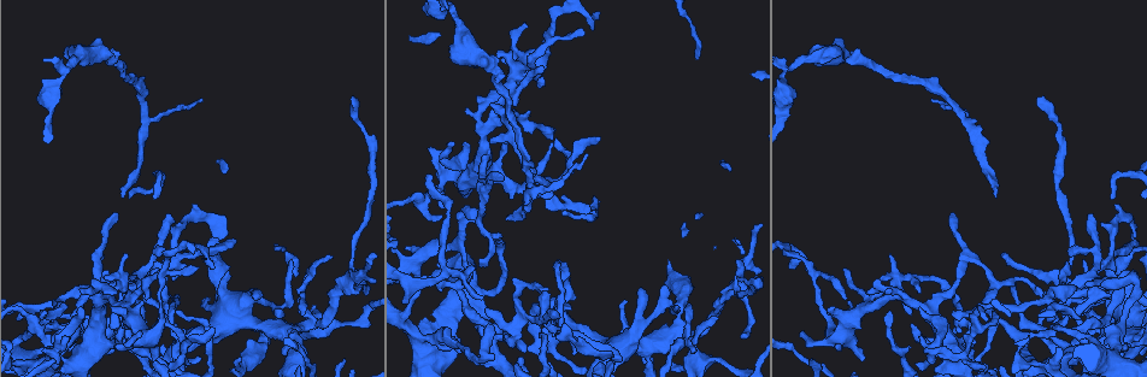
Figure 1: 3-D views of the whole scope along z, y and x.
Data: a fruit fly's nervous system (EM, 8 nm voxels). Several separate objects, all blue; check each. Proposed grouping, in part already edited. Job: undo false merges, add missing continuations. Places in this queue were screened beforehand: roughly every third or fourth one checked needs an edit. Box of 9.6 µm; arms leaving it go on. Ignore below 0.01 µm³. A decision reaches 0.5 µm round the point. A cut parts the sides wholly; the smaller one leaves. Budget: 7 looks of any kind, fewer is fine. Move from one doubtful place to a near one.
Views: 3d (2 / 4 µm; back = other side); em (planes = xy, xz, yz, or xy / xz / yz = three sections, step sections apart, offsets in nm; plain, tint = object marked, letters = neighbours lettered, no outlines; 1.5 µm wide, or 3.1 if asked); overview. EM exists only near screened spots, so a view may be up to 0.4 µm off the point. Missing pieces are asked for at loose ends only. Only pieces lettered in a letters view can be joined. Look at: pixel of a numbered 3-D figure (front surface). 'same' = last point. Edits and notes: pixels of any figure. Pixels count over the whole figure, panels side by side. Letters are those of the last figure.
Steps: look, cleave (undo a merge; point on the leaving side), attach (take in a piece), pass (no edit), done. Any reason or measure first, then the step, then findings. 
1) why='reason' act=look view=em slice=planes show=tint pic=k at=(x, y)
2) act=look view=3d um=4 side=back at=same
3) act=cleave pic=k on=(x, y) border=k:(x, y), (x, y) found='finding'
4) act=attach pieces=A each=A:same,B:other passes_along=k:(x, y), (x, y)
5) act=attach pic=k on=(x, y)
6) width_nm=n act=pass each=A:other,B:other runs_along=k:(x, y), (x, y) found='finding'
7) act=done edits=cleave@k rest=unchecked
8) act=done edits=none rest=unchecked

why='long arm stops here' act=look view=em slice=xz step=4 show=letters pic=1 at=(561, 211)

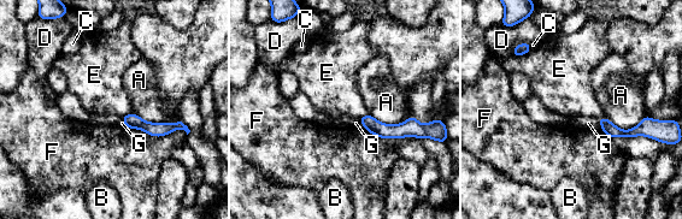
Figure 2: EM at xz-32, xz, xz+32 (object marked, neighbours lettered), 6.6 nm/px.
why='another direction' act=look view=em slice=planes show=letters at=same

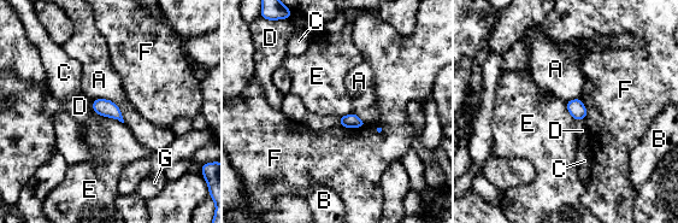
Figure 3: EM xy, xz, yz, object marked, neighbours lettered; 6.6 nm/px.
act=pass each=A:other,B:other,C:other,D:other,E:other,F:other,G:other border=3:(92, 107), (96, 113), (123, 123) found='none of them fits'

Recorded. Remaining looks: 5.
why='tapers out' act=look view=em slice=planes show=letters pic=1 at=(43, 313)

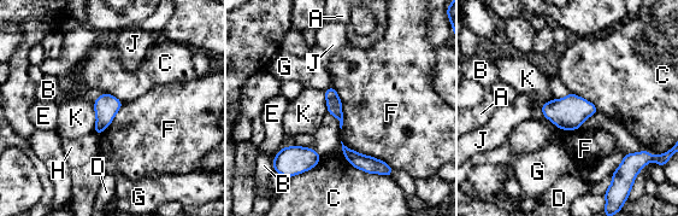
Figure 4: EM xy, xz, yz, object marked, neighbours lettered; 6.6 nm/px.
act=pass each=A:other,B:other,C:other,D:other,E:other,F:other,G:other,H:other,J:other,K:other border=4:(341, 140), (393, 168) found='no lettered piece goes on from it'

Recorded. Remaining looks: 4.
why='free end' act=look view=em slice=planes show=letters pic=1 at=(18, 316)

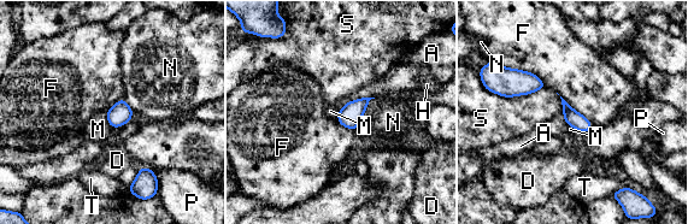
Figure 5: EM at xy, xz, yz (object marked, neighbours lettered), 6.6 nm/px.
width_nm=110 act=pass each=A:other,D:other,F:other,H:other,M:other,N:other,P:other,S:other,T:other border=5:(105, 112), (106, 121), (112, 128) found='none of them fits'

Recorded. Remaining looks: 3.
act=done edits=none rest=unchecked

